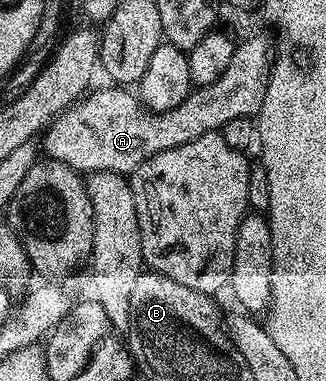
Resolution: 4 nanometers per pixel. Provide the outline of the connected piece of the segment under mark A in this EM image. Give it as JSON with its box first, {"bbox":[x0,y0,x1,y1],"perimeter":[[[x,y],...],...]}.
{"bbox":[43,35,275,173],"perimeter":[[[253,35],[250,39],[245,39],[242,43],[238,42],[233,49],[233,56],[231,57],[231,62],[227,65],[227,69],[223,69],[223,73],[219,76],[215,82],[206,83],[204,85],[198,86],[196,89],[190,90],[188,97],[179,104],[175,109],[170,111],[162,111],[160,113],[154,113],[149,110],[149,108],[142,106],[138,96],[133,95],[132,90],[126,89],[121,85],[108,85],[102,91],[96,91],[96,89],[90,90],[88,94],[84,96],[83,101],[78,101],[69,107],[68,110],[62,115],[58,115],[56,119],[53,120],[52,124],[44,128],[43,136],[45,135],[45,147],[43,143],[43,151],[47,154],[46,156],[52,157],[56,162],[72,167],[74,171],[78,173],[88,173],[91,171],[119,171],[122,173],[132,173],[135,168],[140,165],[143,161],[147,161],[155,153],[163,153],[167,149],[175,149],[179,145],[187,145],[187,141],[195,141],[195,137],[203,137],[207,134],[208,131],[220,132],[222,127],[227,125],[227,121],[232,119],[248,119],[250,117],[256,116],[257,112],[261,110],[263,105],[263,97],[267,93],[267,85],[269,84],[269,74],[273,68],[273,61],[275,58],[274,55],[275,47],[271,42],[270,36],[269,39],[265,35]]]}

